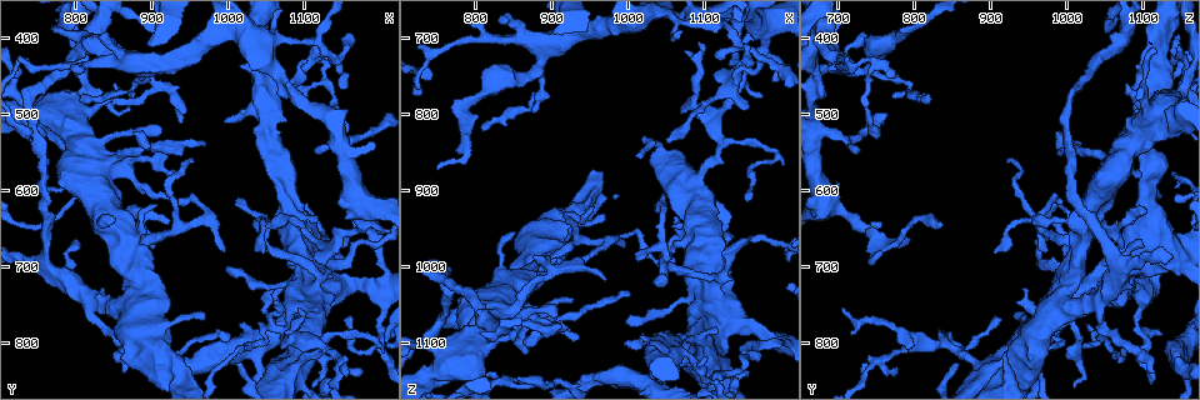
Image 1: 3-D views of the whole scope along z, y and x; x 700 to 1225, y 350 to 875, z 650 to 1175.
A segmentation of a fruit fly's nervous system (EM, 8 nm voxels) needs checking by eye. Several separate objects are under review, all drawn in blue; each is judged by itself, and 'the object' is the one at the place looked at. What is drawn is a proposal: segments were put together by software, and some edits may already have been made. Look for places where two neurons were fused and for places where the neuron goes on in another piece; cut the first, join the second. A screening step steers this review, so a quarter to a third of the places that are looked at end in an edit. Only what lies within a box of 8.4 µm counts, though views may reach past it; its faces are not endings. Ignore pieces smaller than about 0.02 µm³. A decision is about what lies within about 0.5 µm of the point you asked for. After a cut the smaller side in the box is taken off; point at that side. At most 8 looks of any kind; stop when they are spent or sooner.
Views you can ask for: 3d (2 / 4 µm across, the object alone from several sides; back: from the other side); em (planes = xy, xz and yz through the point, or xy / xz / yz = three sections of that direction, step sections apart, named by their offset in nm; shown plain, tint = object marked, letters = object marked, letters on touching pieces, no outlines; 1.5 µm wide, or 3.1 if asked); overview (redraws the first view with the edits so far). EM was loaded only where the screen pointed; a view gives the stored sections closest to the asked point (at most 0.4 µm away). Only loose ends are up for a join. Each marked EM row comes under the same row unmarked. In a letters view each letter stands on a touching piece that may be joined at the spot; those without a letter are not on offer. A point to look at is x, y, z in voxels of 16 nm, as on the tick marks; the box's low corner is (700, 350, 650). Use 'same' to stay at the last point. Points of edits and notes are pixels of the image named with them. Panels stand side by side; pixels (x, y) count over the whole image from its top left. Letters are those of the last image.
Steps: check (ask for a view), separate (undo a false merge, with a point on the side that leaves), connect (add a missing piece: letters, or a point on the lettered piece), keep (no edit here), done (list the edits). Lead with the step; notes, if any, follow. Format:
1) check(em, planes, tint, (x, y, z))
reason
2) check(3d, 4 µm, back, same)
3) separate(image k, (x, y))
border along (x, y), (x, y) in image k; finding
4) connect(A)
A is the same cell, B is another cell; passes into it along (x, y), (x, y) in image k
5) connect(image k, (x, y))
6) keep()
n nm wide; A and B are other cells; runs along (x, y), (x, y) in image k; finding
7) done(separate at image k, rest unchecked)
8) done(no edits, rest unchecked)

check(em, planes, letters, (1050, 830, 900))
free end

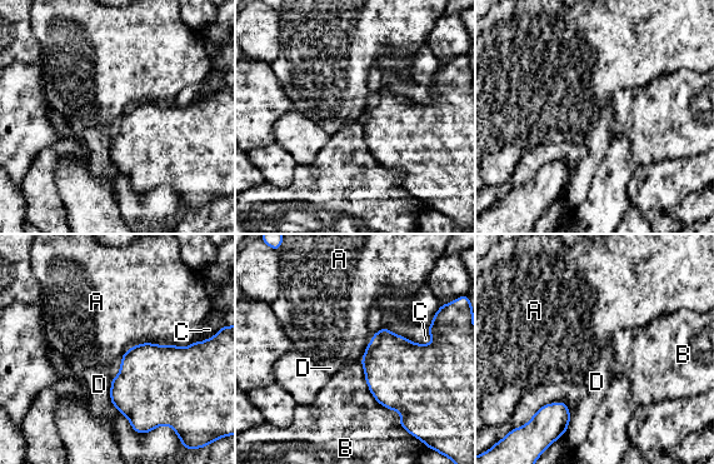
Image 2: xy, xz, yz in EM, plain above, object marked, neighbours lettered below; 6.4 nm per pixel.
keep()
A, B, C and D are other cells; border along (173, 343), (134, 344), (120, 358) in image 2; no lettered piece goes on from it

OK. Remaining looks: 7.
check(3d, 4 µm, (1155, 660, 790))
tapers out

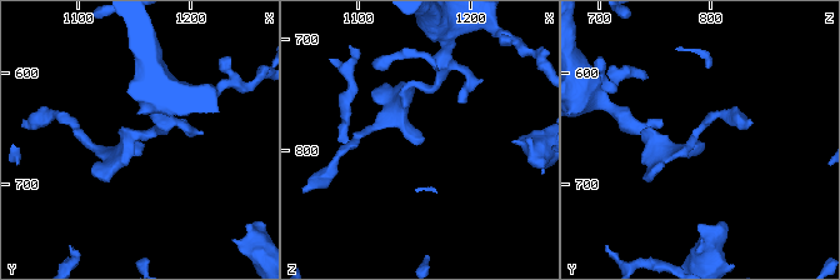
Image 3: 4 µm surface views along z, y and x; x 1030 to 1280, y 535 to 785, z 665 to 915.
check(em, xy, step 8, letters, (1158, 662, 788))

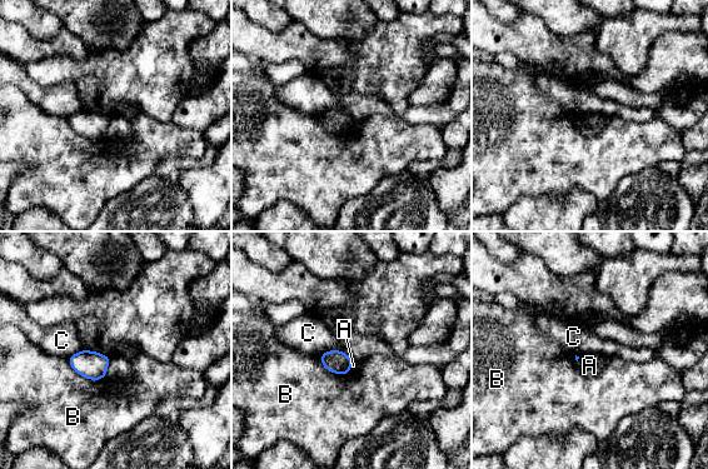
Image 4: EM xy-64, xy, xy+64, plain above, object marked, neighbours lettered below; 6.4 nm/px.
check(em, planes, letters, same)

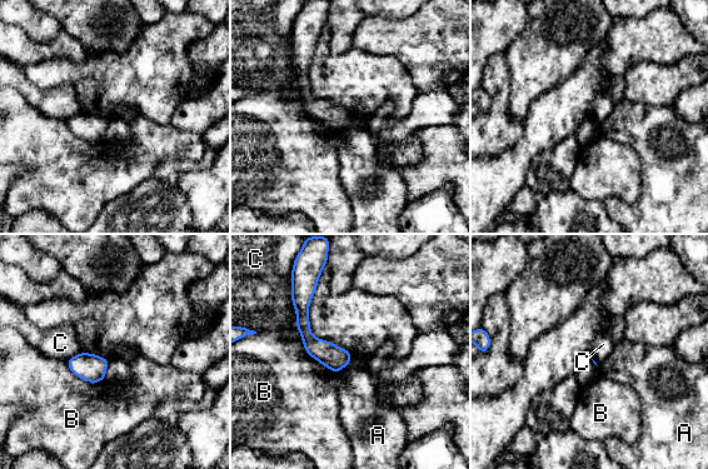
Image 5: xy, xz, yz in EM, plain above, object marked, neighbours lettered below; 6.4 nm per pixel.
keep()
A, B and C are other cells; runs along (299, 300), (307, 337), (337, 368) in image 5; no lettered piece goes on from it

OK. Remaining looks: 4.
check(3d, 2 µm, (810, 470, 820))
thin end

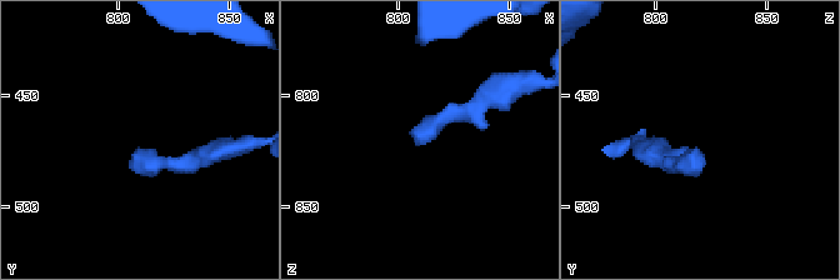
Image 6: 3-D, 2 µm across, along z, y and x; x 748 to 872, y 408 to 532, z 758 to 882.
check(em, xz, step 4, tint, (808, 474, 820))

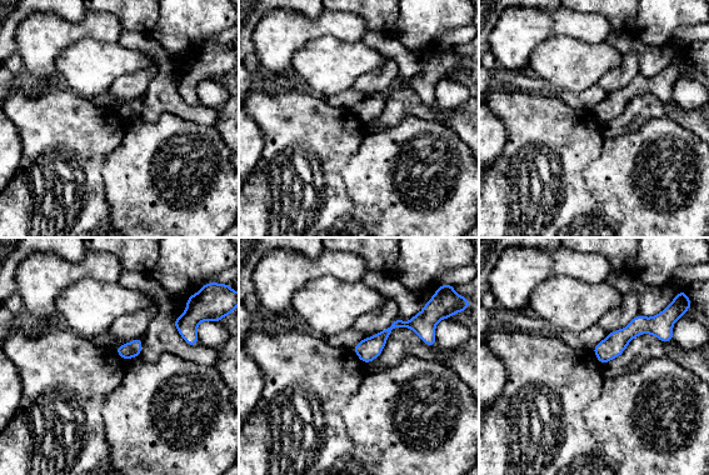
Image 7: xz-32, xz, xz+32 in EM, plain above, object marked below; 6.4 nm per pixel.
check(em, planes, letters, same)
cut it another way

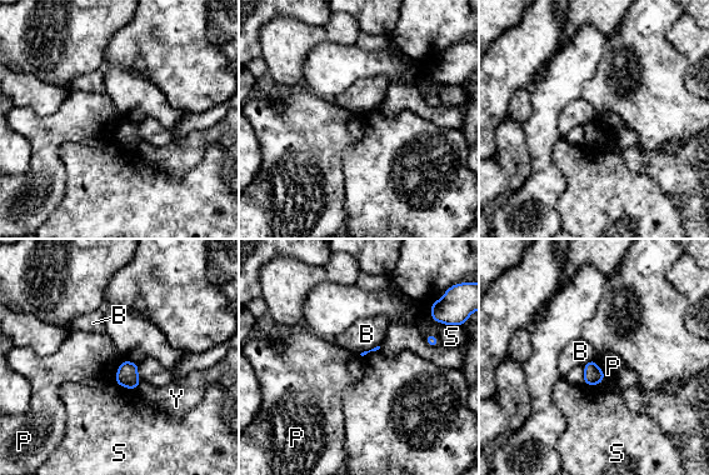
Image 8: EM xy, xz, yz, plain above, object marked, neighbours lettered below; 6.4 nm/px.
keep()
B, P, S and Y are other cells; border along (123, 360), (114, 381) in image 8; no lettered piece goes on from it

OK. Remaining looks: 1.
done(no edits, rest unchecked)

